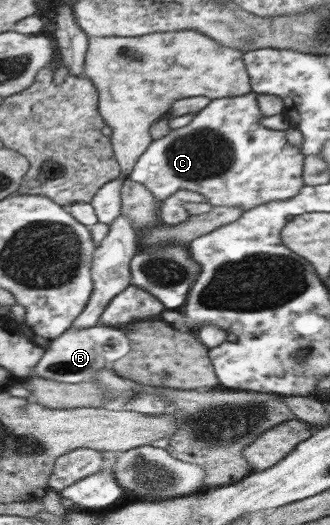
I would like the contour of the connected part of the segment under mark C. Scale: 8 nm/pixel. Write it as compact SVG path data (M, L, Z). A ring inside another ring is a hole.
M252 91L241 96L210 100L185 126L171 129L160 139L152 140L127 174L127 179L142 184L155 200L161 202L178 190L203 195L212 206L236 206L242 211L271 200L289 200L304 188L304 156L300 154L299 146L287 141L285 130L261 126L261 117L256 93Z

